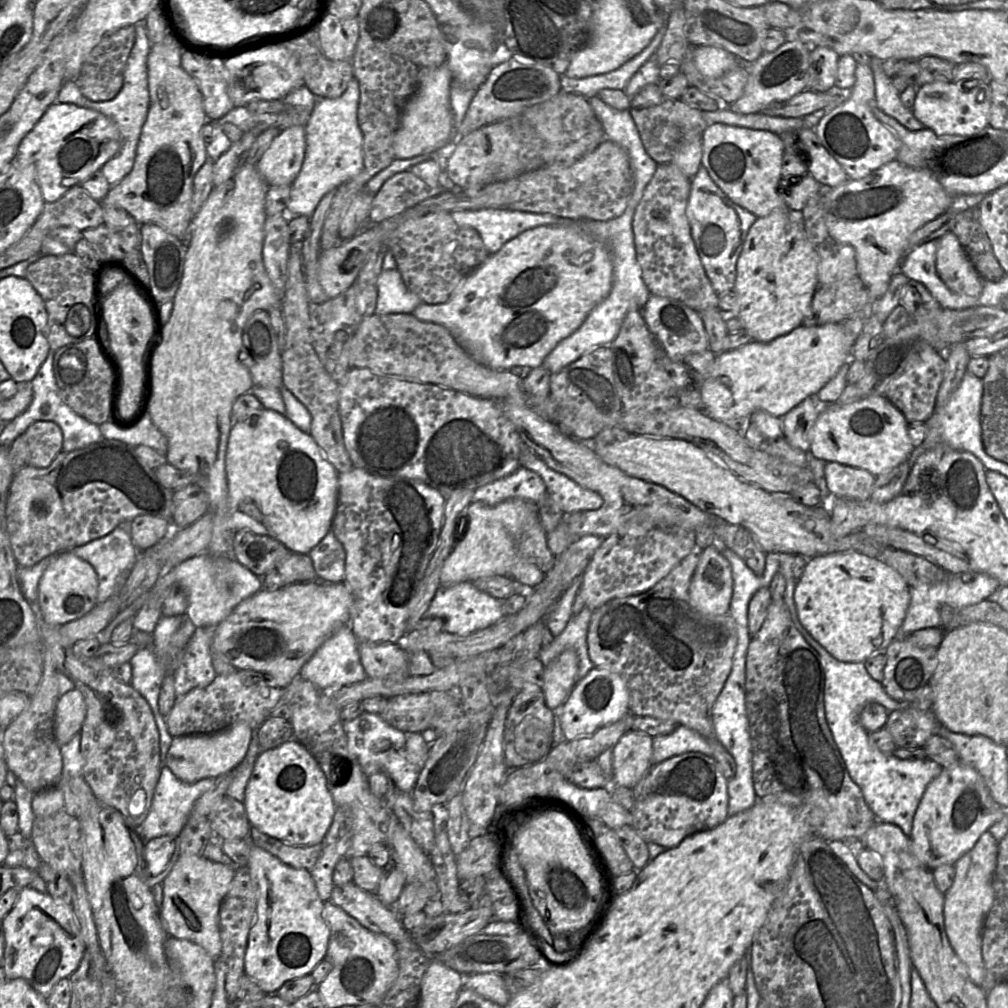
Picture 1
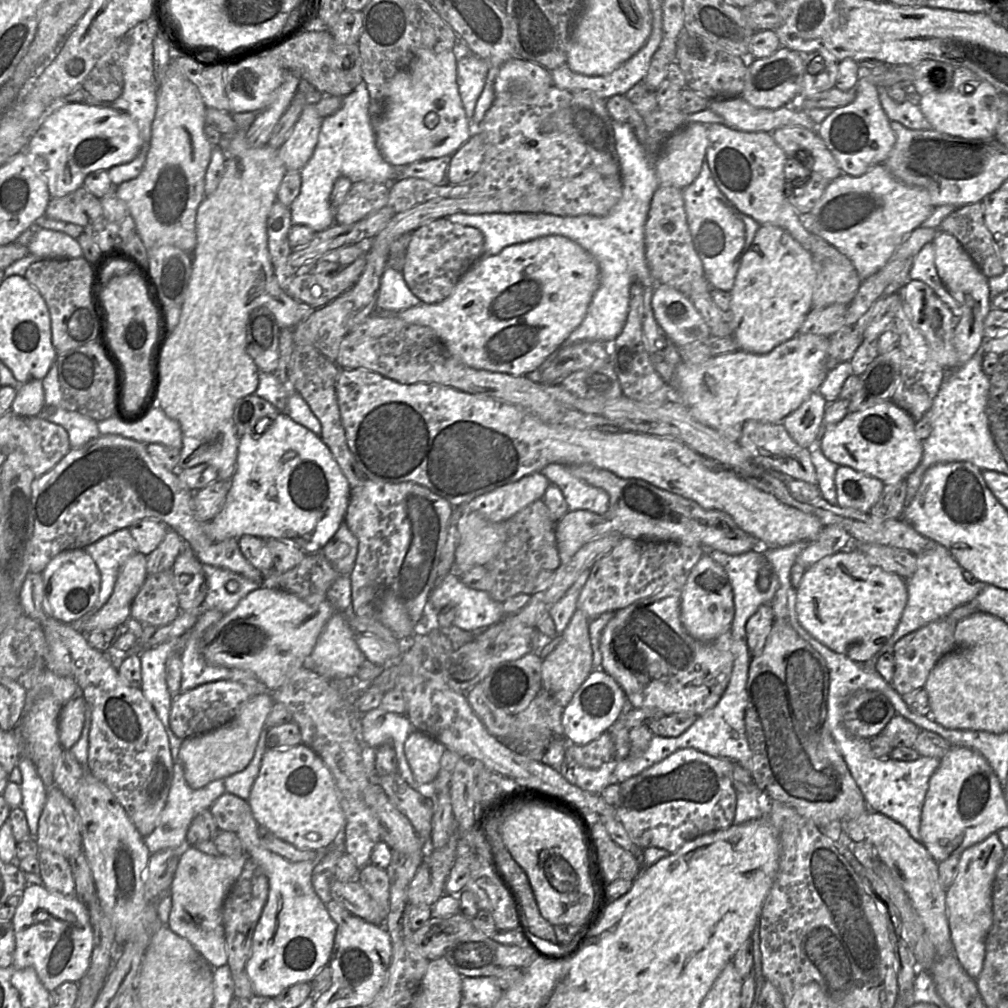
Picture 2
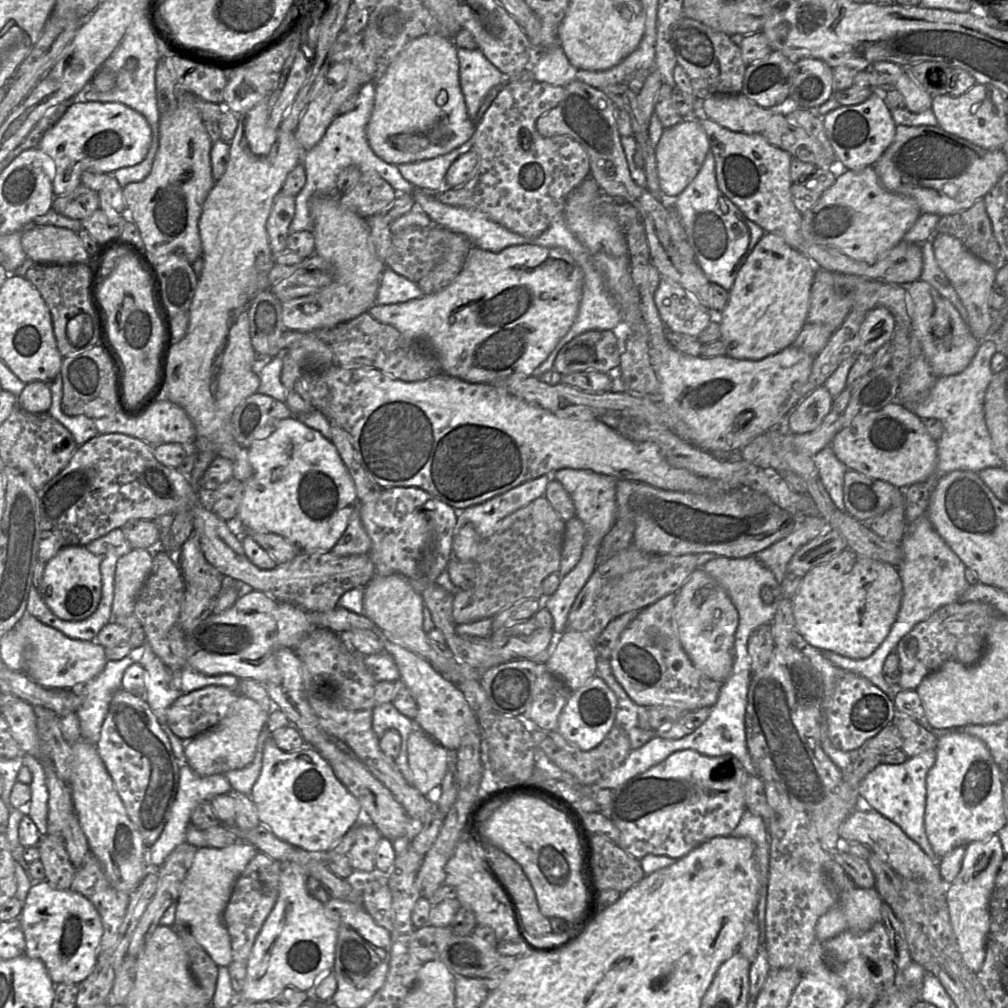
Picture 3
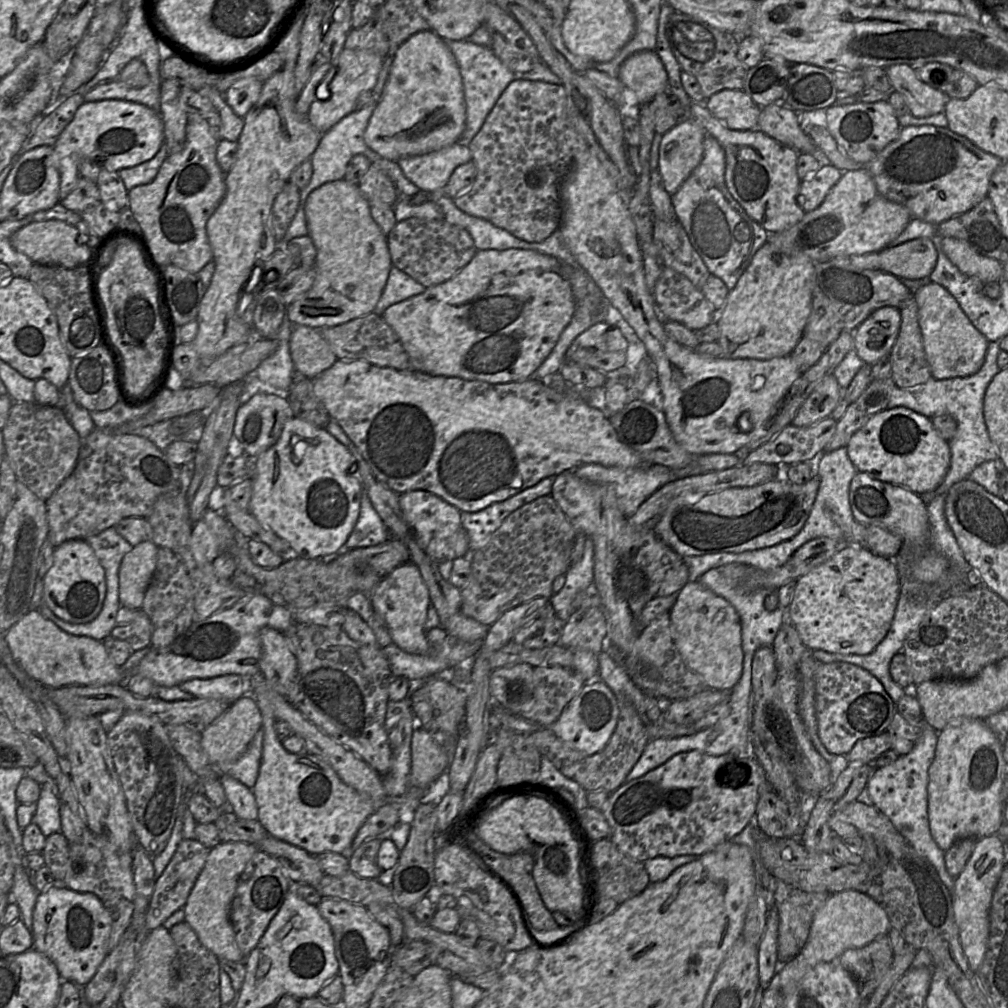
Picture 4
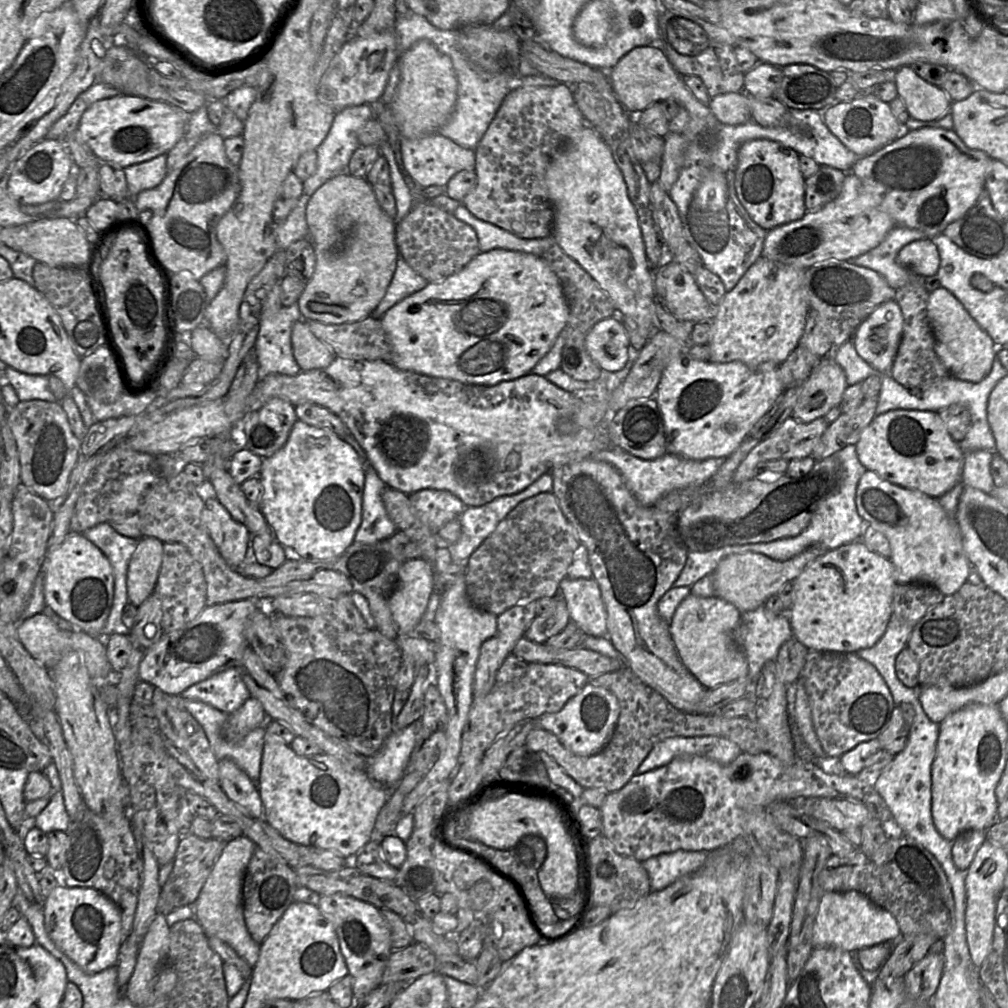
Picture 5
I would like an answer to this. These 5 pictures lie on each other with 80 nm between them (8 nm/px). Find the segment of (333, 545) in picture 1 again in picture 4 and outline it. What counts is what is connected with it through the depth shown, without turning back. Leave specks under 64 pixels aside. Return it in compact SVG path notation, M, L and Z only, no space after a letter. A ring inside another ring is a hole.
M363 489L359 517L345 544L339 551L344 553L357 548L368 548L391 538L391 533L373 508Z

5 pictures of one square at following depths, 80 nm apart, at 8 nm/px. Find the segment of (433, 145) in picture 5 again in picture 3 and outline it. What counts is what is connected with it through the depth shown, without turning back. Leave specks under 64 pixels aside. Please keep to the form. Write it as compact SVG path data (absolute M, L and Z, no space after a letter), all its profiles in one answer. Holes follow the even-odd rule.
M457 148L435 158L398 165L399 172L415 189L439 191L446 187L446 173L464 149Z

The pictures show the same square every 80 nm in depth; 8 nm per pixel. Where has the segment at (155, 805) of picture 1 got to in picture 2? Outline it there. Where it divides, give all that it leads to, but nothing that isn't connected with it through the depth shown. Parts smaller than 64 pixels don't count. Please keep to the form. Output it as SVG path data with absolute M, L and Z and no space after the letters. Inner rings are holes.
M179 762L174 763L174 775L167 798L166 805L160 815L155 829L143 838L150 854L164 849L181 850L186 845L186 834L191 821L201 812L207 810L223 794L225 794L223 779L214 780L202 788L191 788L184 777L183 766Z

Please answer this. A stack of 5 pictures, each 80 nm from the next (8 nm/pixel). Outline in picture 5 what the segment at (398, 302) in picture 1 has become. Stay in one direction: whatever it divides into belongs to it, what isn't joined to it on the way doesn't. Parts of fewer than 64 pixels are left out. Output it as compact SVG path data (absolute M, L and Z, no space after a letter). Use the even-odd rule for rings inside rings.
M398 252L397 264L387 291L370 314L375 319L381 319L384 313L407 296L423 289L428 282L415 272Z

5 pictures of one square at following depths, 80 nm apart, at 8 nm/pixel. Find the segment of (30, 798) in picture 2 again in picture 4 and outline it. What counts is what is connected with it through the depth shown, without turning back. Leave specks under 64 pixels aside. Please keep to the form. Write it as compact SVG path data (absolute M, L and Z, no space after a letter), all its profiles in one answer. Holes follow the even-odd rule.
M54 782L40 784L40 796L36 802L37 808L32 822L37 824L45 837L60 831L60 800Z

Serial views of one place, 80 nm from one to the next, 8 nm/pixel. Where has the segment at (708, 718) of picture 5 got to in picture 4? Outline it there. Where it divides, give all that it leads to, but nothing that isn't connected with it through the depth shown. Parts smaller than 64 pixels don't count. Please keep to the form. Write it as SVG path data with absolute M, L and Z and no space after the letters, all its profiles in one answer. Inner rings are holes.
M620 703L615 730L599 752L587 755L569 747L549 728L542 728L528 735L532 745L541 756L547 758L564 776L578 783L586 792L606 791L612 793L626 782L626 777L639 760L649 738L637 710L631 703Z

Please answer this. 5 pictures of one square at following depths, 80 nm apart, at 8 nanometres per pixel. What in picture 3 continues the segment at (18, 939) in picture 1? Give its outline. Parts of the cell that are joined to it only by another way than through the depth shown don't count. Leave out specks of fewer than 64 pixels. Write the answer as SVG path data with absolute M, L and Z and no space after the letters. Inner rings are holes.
M41 882L30 888L18 919L25 935L24 954L42 961L55 985L79 985L91 974L103 935L100 915L91 901L71 890L58 890Z

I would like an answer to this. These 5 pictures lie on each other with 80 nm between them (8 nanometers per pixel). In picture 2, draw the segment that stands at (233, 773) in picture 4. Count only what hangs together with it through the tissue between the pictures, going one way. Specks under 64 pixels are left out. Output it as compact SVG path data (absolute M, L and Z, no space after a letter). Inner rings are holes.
M264 726L257 742L254 756L249 765L241 772L232 774L223 779L226 793L235 795L246 802L248 801L251 788L260 771L263 755L267 750L267 731L268 728Z

